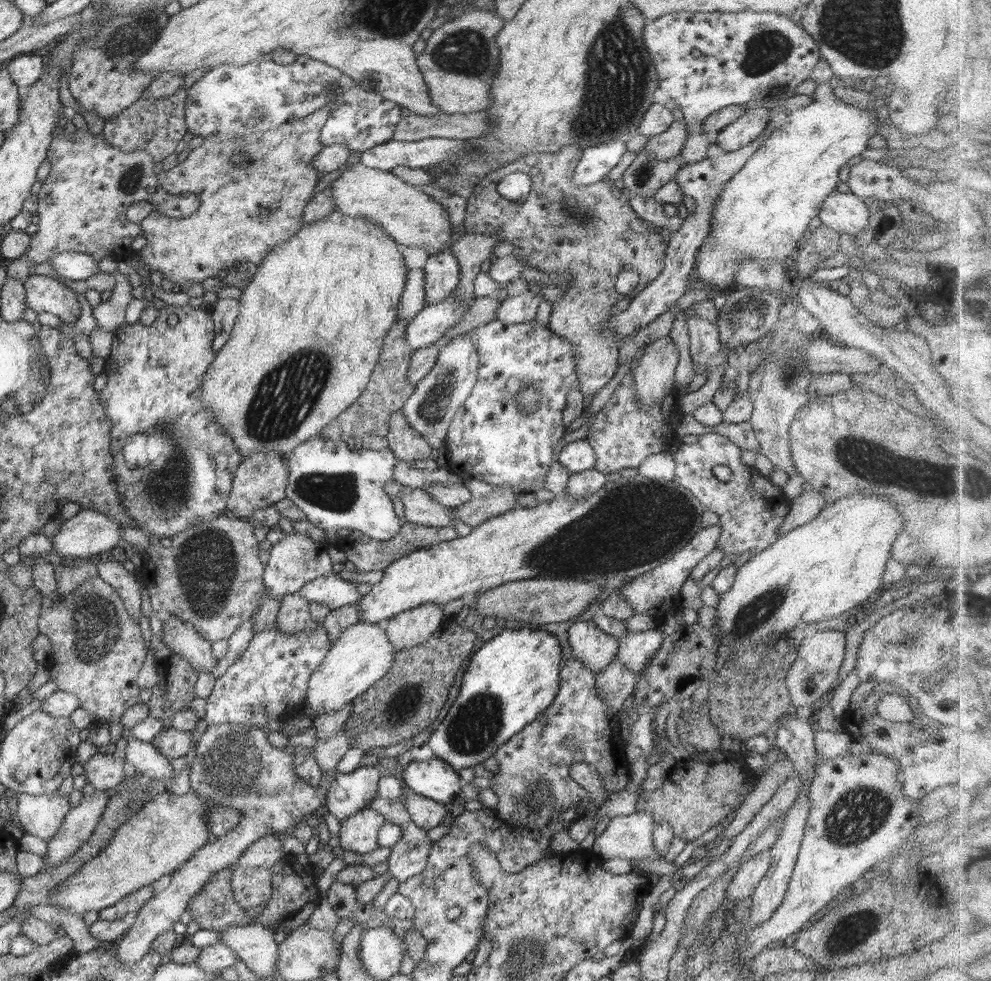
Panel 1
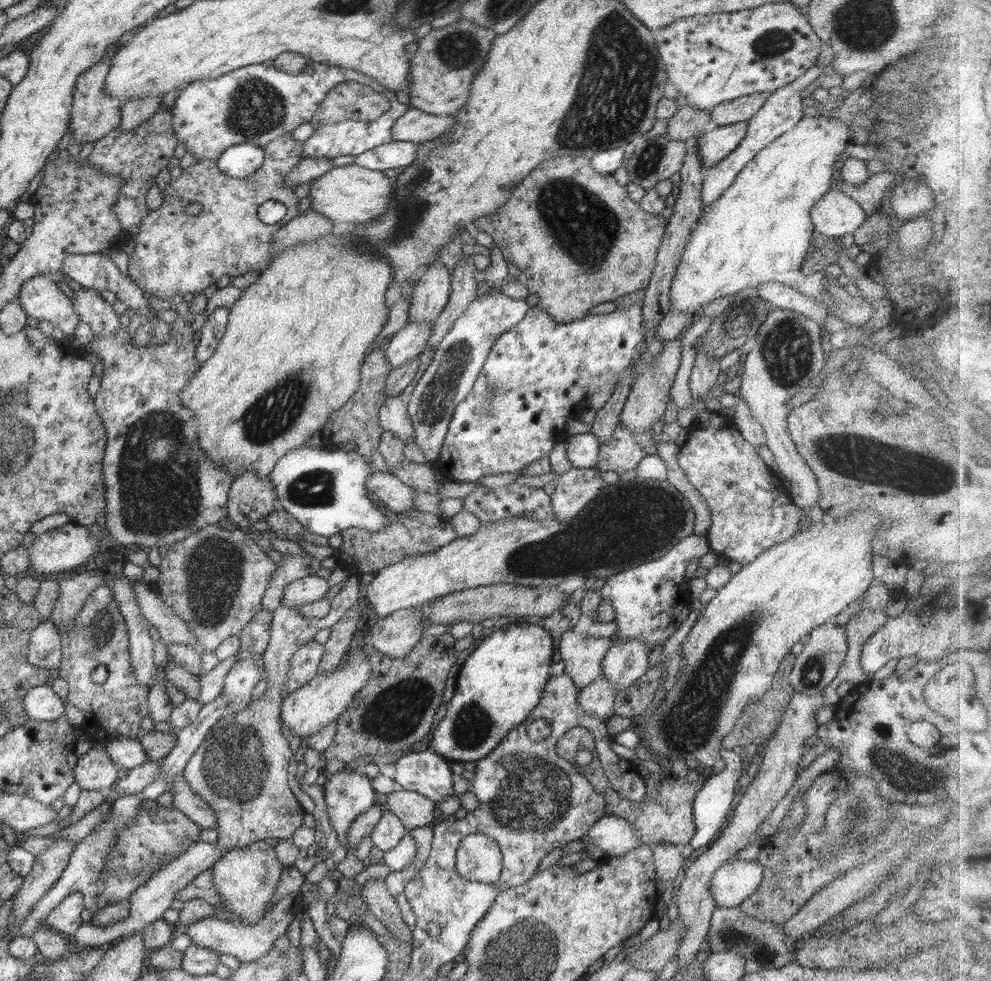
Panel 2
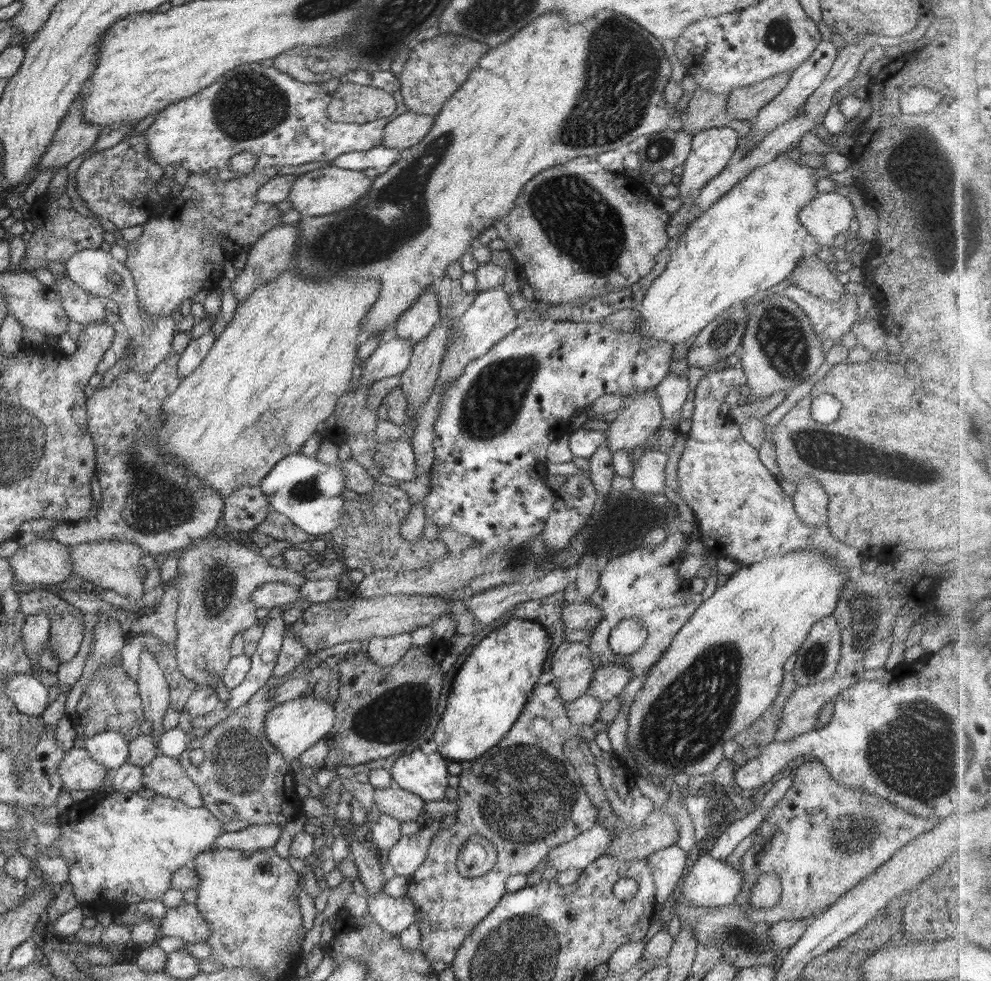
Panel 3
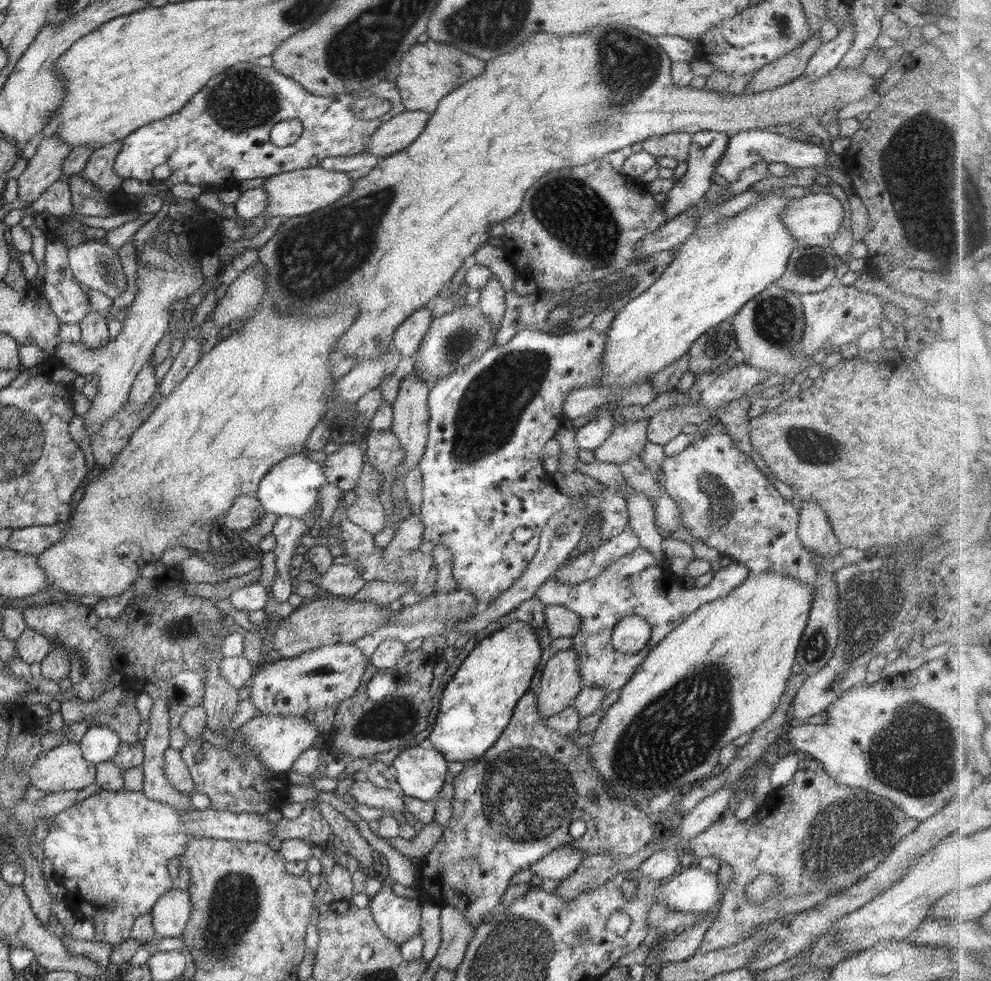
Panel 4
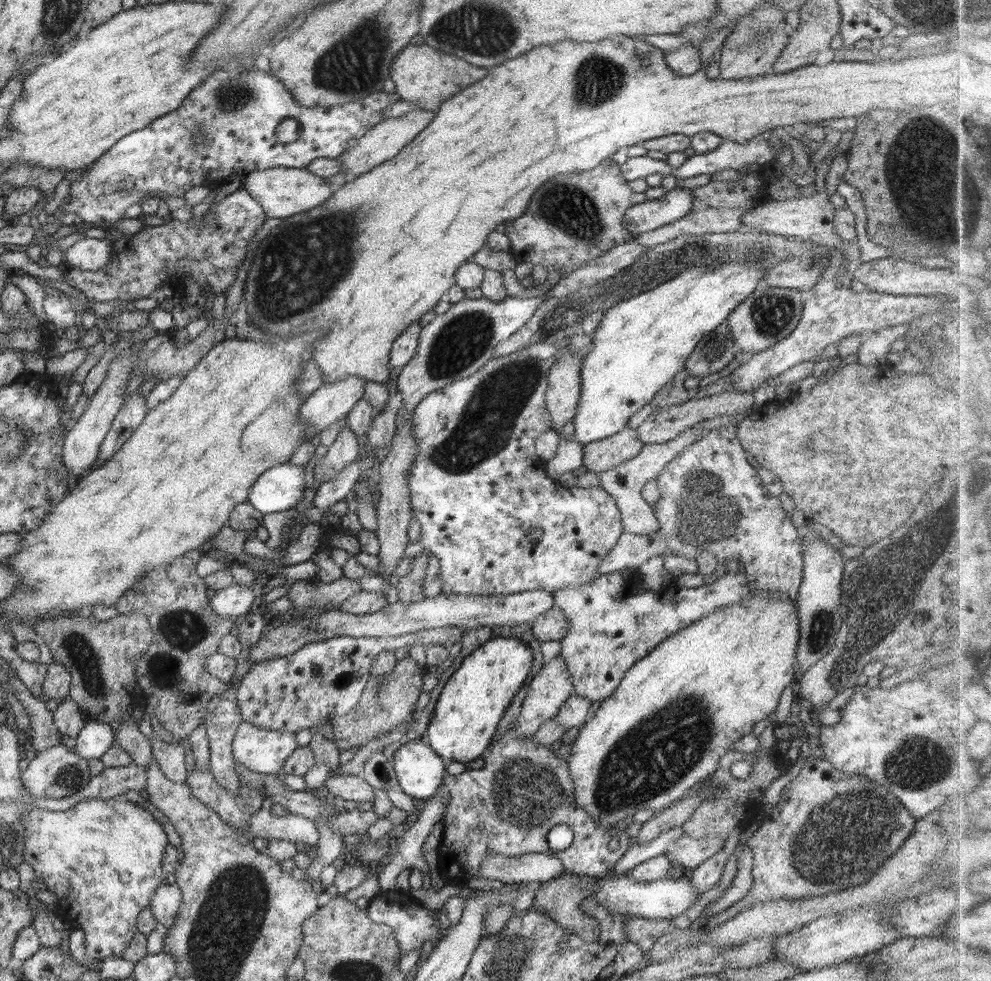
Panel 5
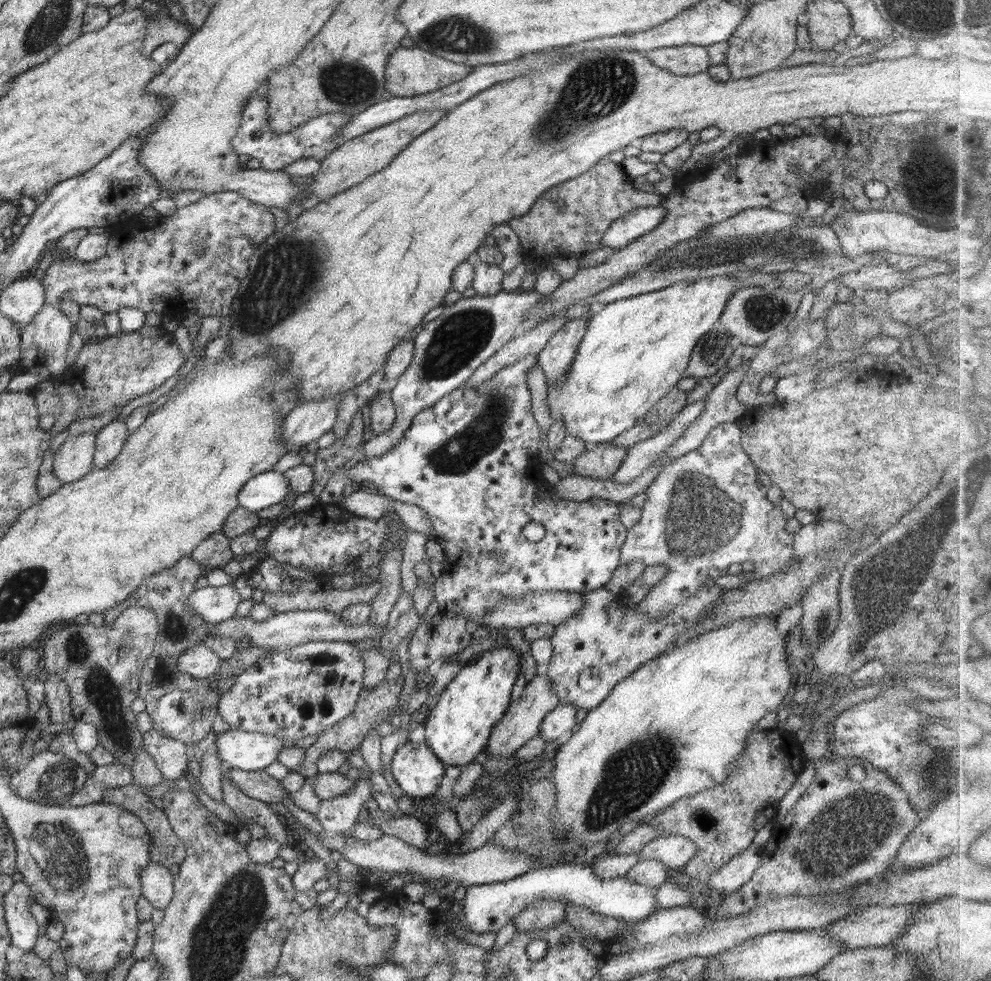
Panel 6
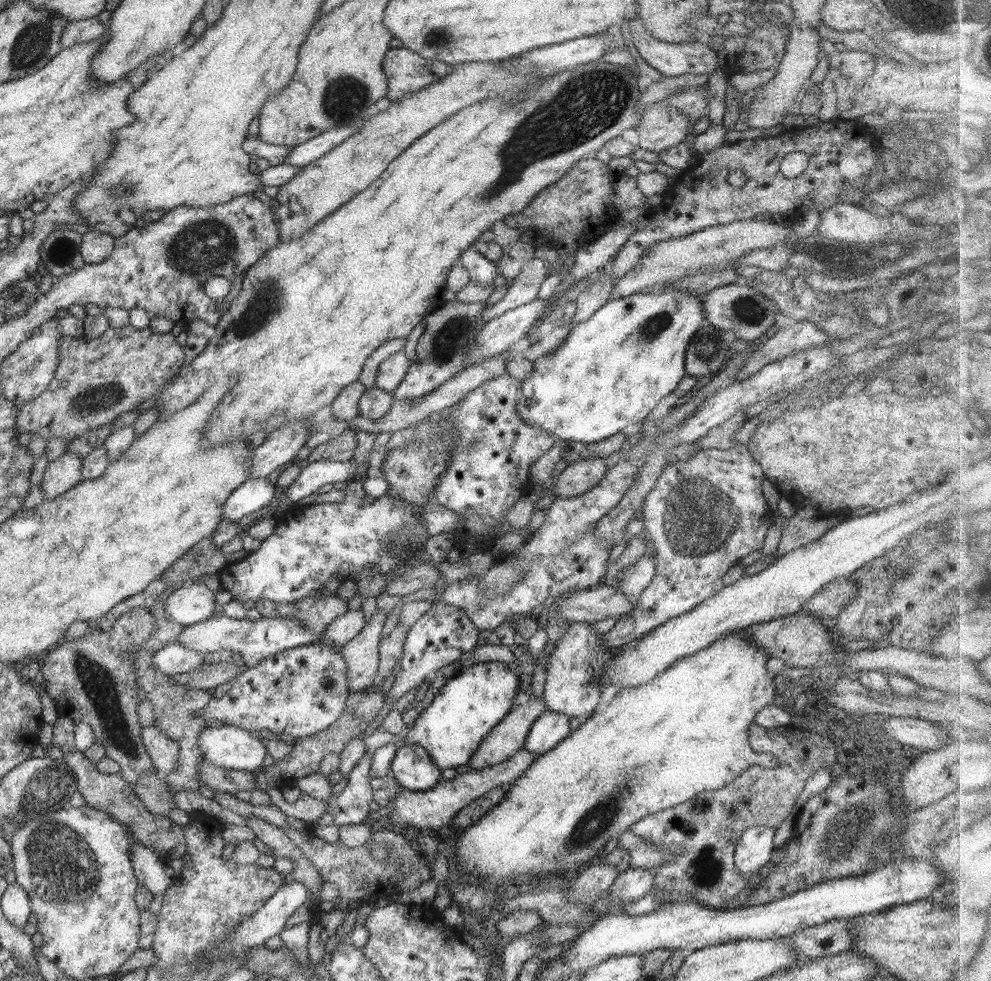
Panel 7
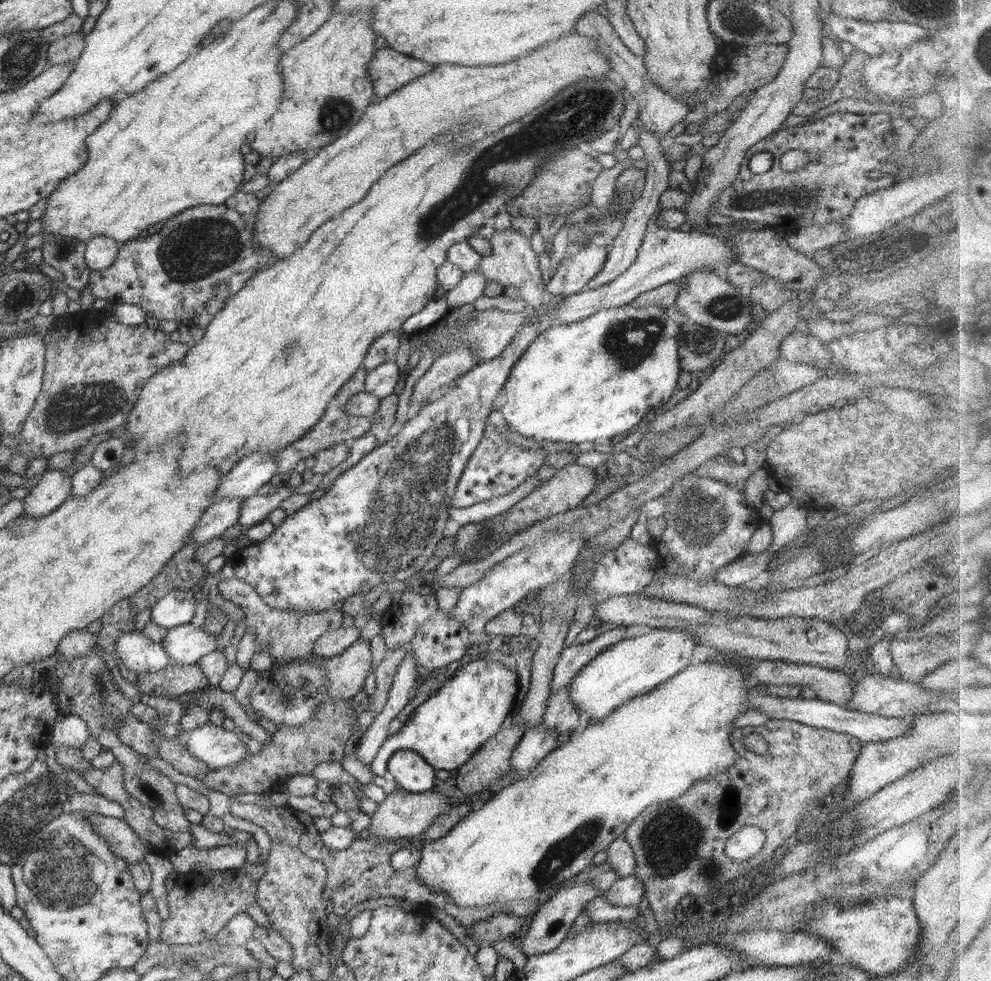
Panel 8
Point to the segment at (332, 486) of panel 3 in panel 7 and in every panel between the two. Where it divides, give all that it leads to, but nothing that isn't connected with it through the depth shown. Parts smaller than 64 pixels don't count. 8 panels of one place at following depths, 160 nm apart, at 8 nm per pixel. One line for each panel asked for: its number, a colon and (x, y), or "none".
4: (291, 486)
5: (281, 487)
6: (261, 491)
7: (255, 493)

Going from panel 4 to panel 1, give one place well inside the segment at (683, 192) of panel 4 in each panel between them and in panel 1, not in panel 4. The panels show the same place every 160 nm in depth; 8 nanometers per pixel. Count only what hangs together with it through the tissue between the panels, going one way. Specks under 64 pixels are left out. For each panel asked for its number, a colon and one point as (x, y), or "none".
1: (743, 130)
2: (718, 143)
3: (711, 150)

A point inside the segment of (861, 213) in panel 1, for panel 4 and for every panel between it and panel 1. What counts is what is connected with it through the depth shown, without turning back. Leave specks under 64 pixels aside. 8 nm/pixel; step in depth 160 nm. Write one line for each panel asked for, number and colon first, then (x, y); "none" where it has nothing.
2: (835, 214)
3: (828, 213)
4: (813, 220)

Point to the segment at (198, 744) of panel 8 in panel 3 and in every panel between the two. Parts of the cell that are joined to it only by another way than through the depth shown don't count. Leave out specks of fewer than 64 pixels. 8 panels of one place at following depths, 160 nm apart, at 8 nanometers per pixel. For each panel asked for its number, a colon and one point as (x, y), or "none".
3: (293, 726)
4: (277, 740)
5: (264, 751)
6: (249, 751)
7: (230, 747)

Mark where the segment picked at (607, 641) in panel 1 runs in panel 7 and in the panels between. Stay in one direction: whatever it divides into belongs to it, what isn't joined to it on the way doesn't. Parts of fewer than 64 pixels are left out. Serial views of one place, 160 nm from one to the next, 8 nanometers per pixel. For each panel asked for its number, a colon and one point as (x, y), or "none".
2: (582, 654)
3: (573, 671)
4: (560, 681)
5: (548, 690)
6: (521, 722)
7: (509, 735)

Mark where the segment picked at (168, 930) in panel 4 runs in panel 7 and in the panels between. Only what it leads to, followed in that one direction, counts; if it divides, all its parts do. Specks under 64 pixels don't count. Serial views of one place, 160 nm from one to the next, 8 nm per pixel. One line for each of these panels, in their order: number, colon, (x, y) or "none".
5: (165, 902)
6: (157, 882)
7: (157, 875)

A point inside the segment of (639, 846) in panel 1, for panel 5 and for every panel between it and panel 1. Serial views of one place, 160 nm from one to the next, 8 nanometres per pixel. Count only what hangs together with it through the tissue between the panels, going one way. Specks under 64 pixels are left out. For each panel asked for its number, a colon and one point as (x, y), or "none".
2: (615, 836)
3: (580, 852)
4: (560, 863)
5: (537, 867)

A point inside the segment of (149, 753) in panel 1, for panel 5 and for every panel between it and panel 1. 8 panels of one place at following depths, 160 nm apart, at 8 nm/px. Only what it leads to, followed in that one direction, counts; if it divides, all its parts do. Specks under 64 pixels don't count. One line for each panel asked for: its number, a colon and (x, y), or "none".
2: (129, 753)
3: (108, 747)
4: (99, 744)
5: (95, 738)

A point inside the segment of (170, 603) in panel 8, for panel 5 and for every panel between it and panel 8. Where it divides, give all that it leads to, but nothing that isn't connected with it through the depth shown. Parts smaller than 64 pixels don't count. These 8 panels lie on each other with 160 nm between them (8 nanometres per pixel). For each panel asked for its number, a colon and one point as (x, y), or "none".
5: (236, 600)
6: (215, 605)
7: (193, 603)

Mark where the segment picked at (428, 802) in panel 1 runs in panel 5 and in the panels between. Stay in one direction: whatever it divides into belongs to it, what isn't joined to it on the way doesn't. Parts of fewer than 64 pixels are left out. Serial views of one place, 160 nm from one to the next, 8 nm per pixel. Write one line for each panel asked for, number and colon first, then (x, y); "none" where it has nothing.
2: (414, 810)
3: (404, 806)
4: (365, 793)
5: (346, 787)

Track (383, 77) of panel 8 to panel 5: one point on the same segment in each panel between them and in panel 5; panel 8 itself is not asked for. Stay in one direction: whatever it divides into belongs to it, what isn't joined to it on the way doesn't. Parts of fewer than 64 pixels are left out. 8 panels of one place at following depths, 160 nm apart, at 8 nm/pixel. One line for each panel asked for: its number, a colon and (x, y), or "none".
5: (423, 75)
6: (410, 72)
7: (407, 72)

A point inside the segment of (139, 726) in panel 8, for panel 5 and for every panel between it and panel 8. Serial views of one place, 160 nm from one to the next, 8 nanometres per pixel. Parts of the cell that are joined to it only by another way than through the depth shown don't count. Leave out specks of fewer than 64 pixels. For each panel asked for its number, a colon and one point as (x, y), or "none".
5: (171, 758)
6: (170, 755)
7: (163, 751)

